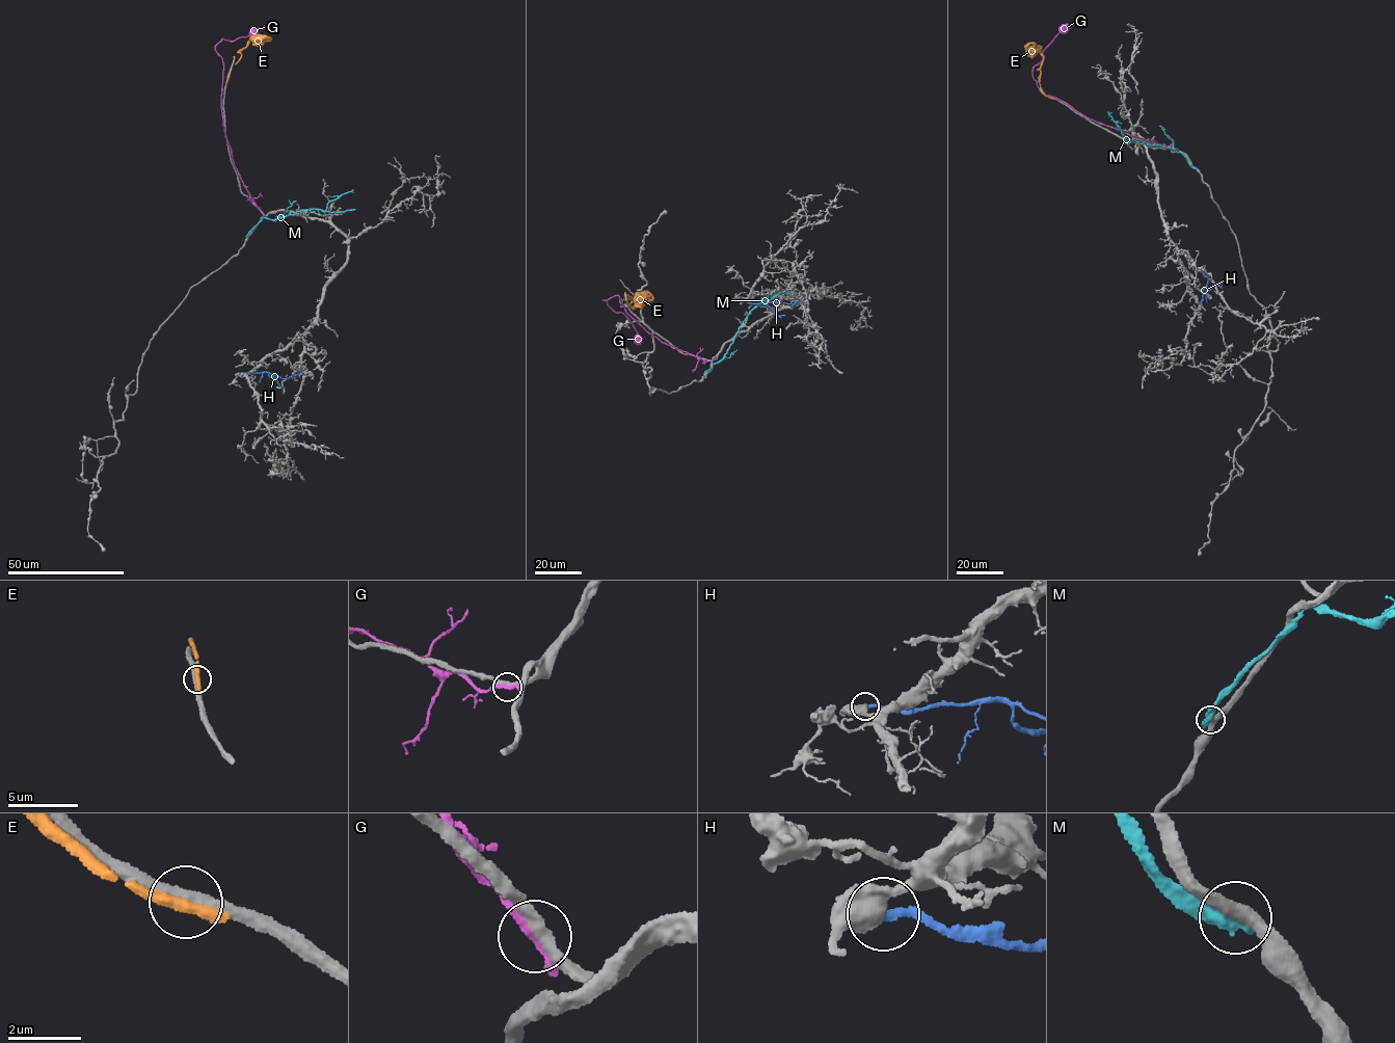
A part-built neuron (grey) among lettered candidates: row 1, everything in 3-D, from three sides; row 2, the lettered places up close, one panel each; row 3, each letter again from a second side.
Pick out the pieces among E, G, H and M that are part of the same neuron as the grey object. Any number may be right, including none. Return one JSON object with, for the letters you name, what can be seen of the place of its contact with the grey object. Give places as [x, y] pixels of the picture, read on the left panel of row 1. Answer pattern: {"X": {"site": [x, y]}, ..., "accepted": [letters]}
{"accepted": []}

